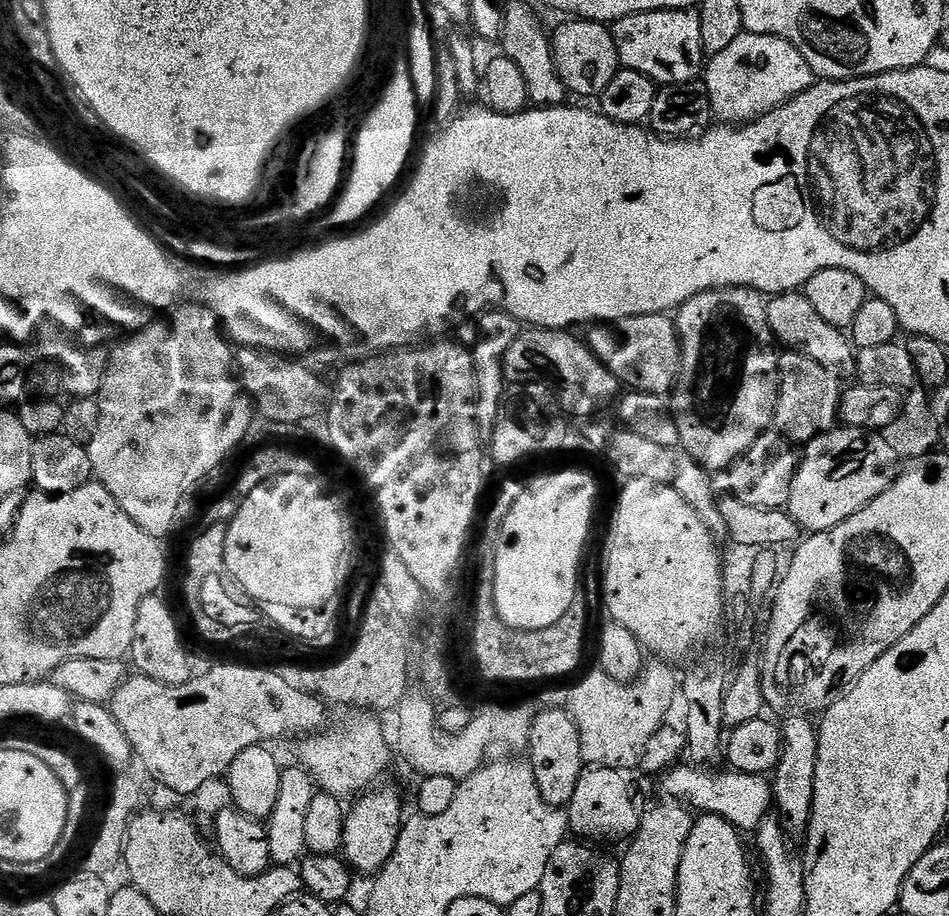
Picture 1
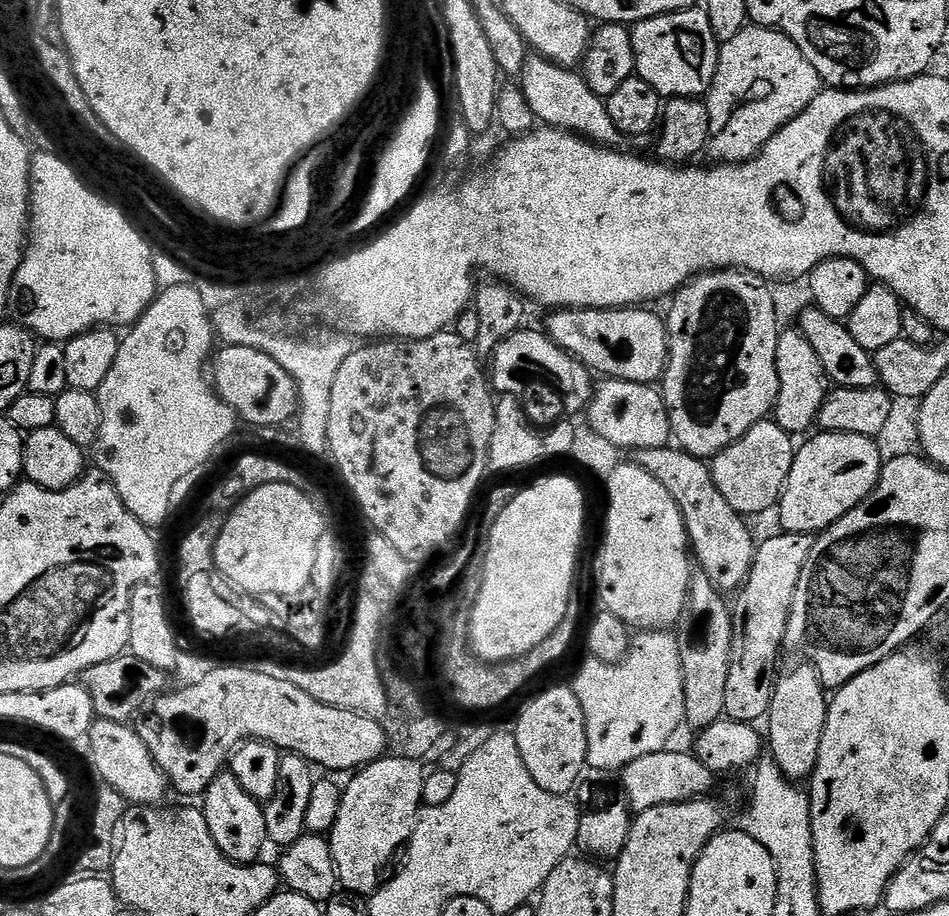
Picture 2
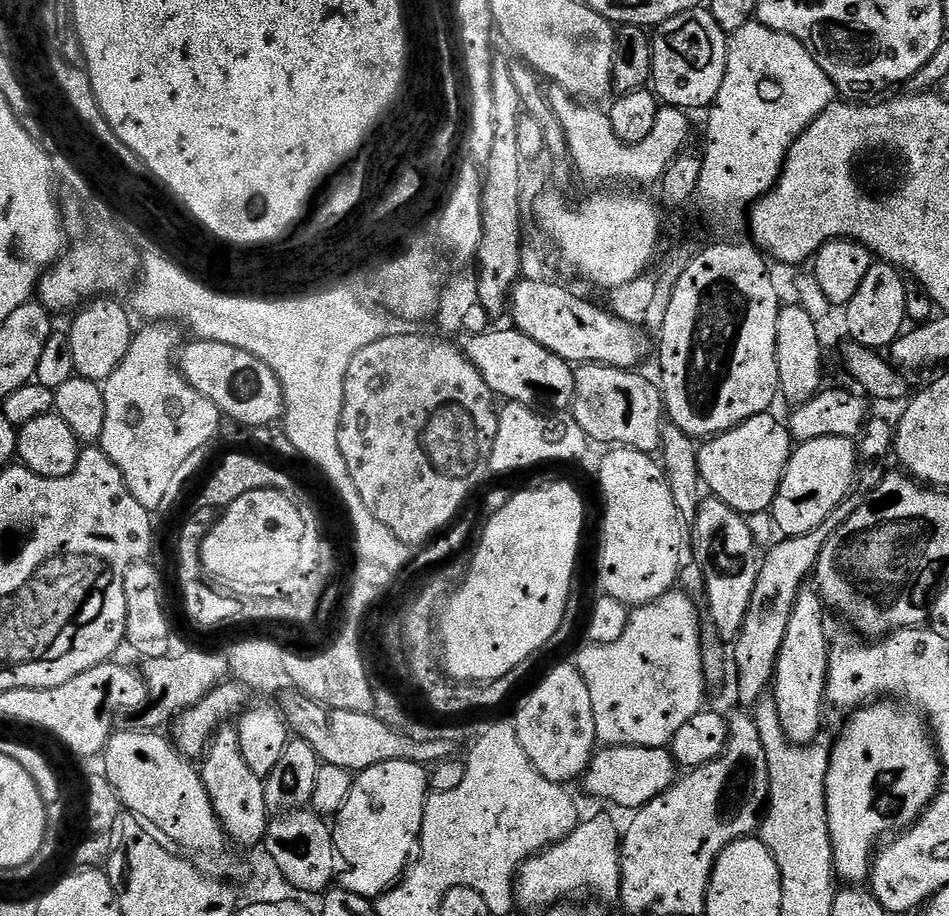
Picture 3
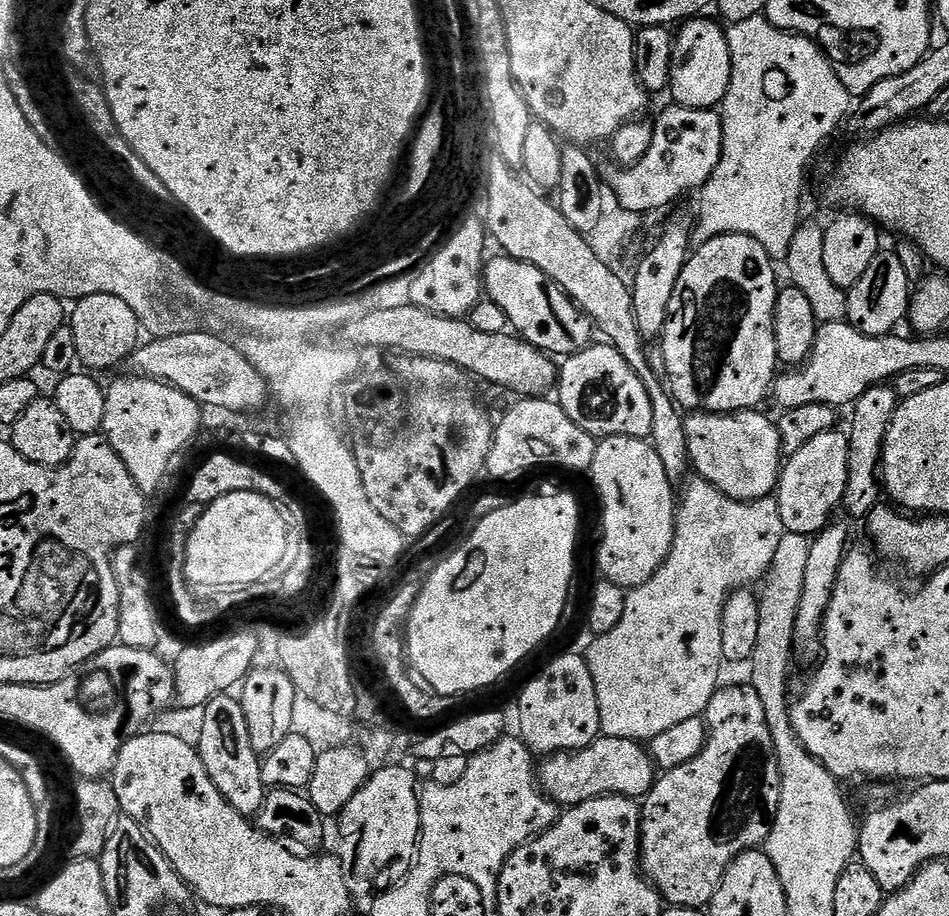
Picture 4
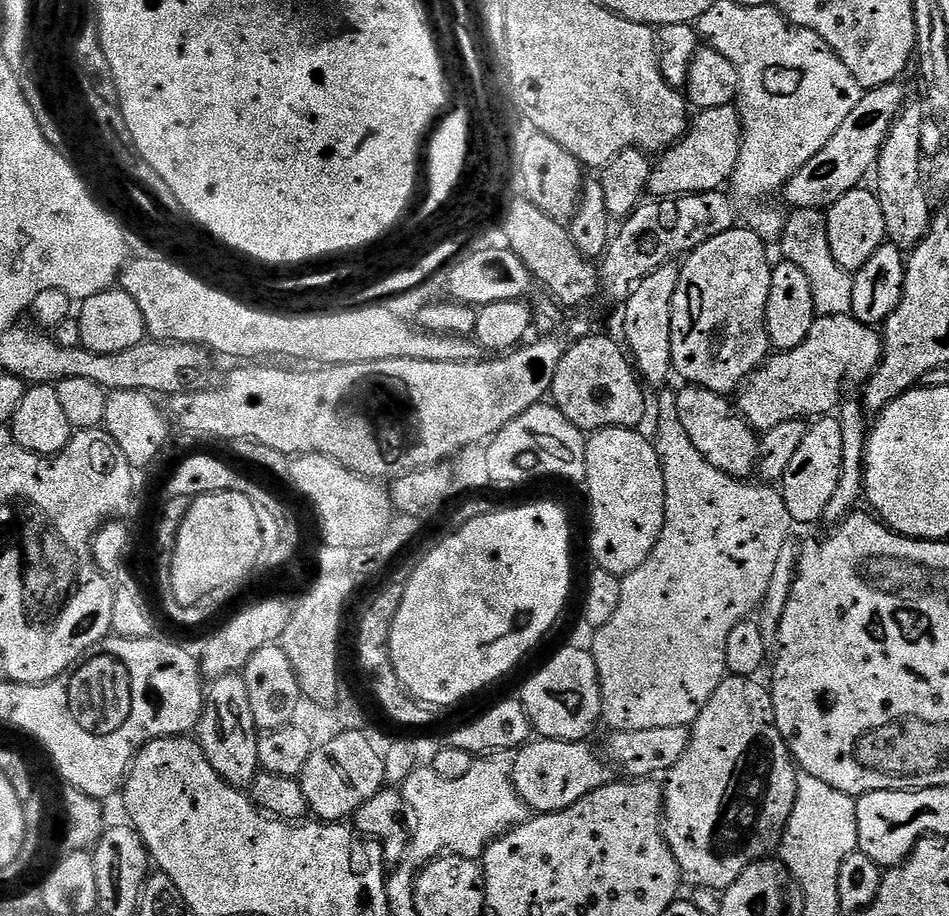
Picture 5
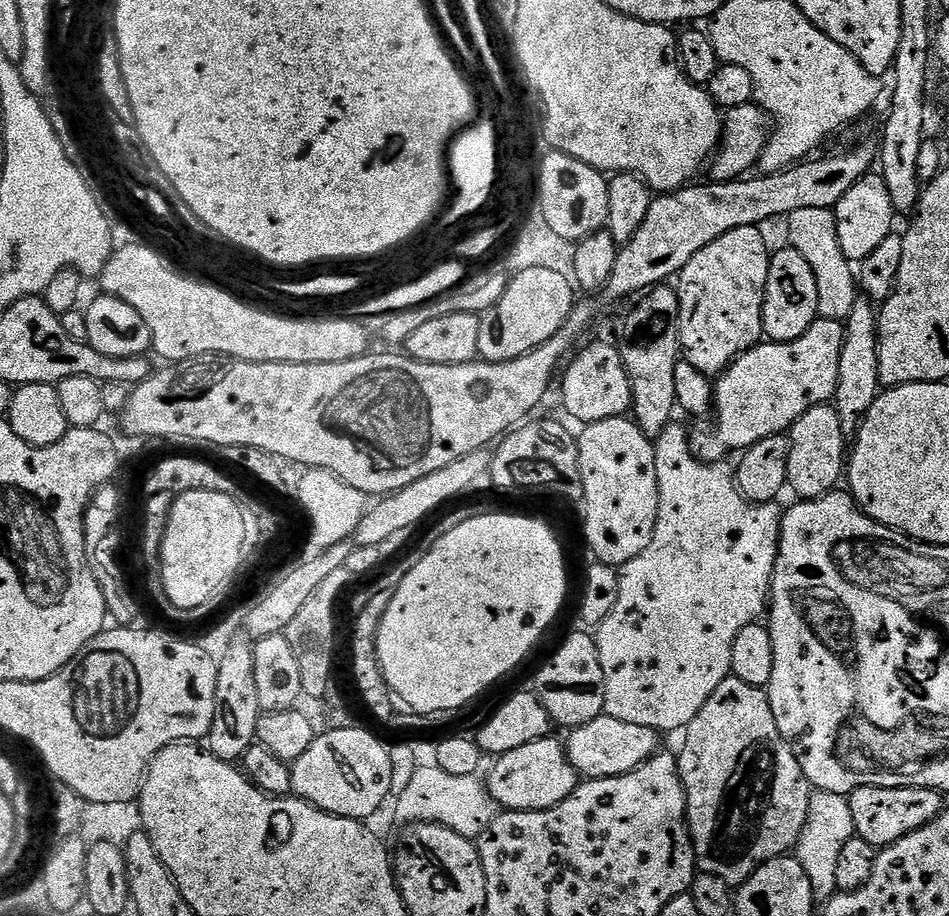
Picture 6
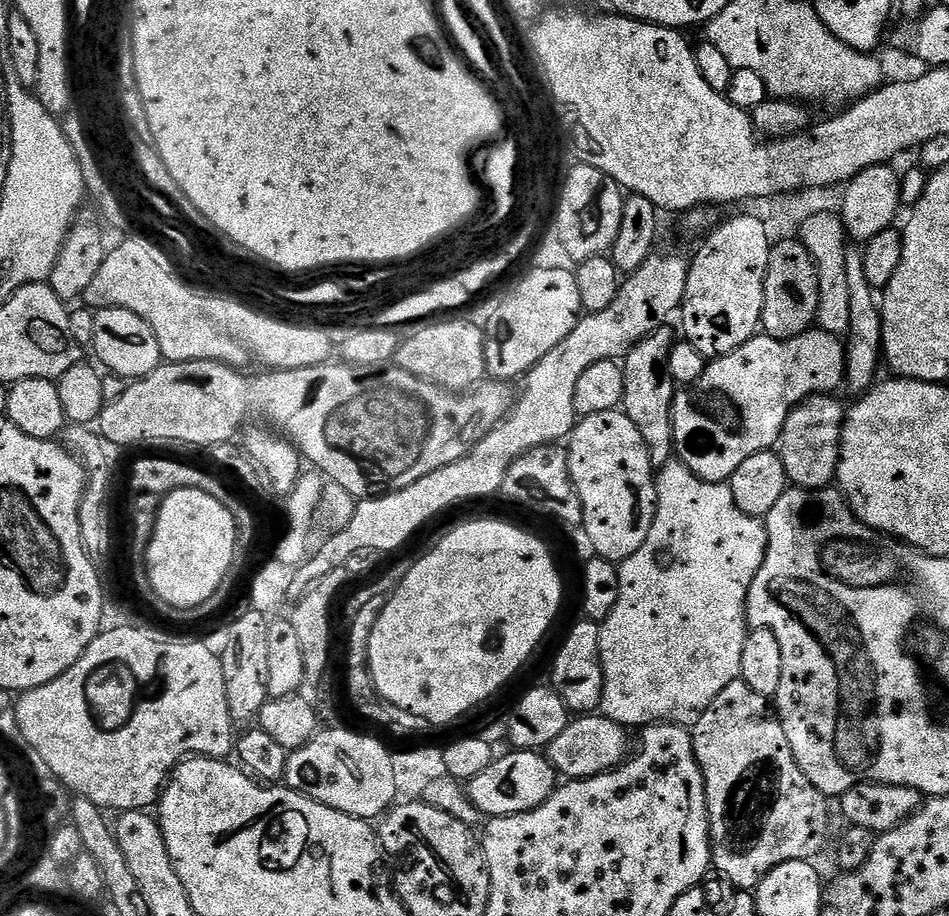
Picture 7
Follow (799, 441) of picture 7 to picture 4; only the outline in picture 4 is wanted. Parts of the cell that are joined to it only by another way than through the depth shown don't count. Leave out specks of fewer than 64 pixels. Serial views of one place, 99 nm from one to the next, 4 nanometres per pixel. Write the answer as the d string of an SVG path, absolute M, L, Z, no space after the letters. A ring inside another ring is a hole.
M833 430L818 434L811 442L806 442L798 454L787 457L780 473L778 495L778 510L782 510L782 526L785 532L813 537L817 532L823 530L833 519L832 511L841 507L848 481L848 438L843 431Z

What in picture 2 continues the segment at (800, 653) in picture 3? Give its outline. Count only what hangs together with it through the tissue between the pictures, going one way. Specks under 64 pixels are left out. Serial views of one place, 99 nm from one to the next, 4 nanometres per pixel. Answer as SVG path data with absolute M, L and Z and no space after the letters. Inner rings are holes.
M801 665L777 679L766 717L769 753L784 776L793 782L809 779L816 769L818 749L828 717L828 694L818 671L813 665Z

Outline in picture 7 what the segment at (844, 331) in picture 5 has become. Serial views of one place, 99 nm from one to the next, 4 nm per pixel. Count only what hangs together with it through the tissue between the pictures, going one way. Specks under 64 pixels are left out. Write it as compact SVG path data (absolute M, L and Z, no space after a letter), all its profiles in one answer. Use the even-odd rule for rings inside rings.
M809 330L789 340L775 340L773 336L757 334L738 346L738 350L709 359L704 365L702 378L677 391L672 399L675 459L682 461L699 480L719 484L731 481L734 470L738 470L746 458L779 445L782 426L786 426L786 418L799 404L811 400L813 396L835 393L835 388L844 383L844 346L841 337L819 330Z

